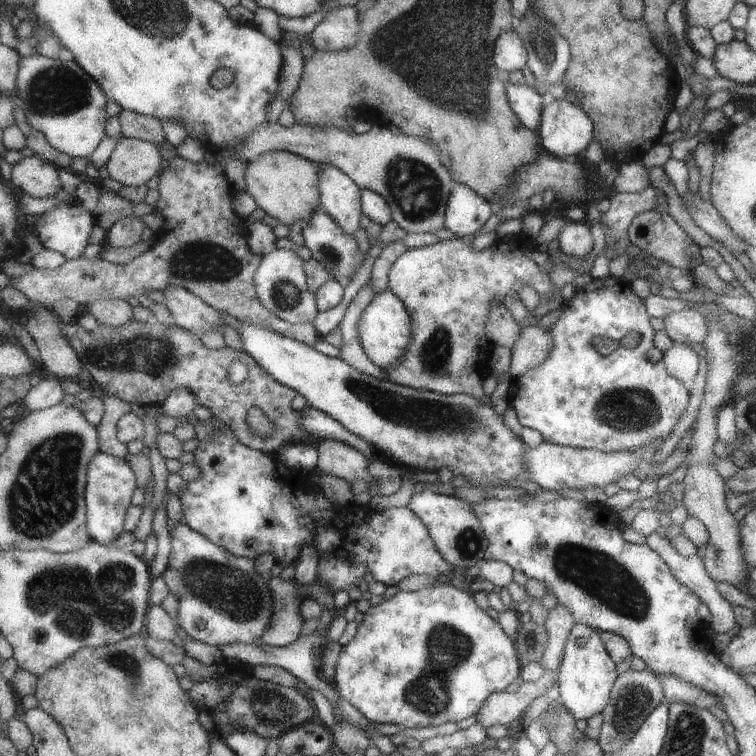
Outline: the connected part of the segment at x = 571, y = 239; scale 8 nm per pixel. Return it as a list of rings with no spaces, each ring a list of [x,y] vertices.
[[[567,220],[558,234],[559,250],[571,257],[586,256],[593,247],[590,223],[588,220]]]

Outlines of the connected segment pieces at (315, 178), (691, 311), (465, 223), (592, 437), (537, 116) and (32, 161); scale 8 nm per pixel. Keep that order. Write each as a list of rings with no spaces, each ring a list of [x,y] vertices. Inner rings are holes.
[[[268,151],[256,162],[250,163],[247,173],[247,191],[257,206],[267,214],[279,218],[282,224],[303,220],[303,228],[321,203],[321,164],[289,151]]]
[[[695,306],[674,311],[663,318],[665,330],[674,343],[702,342],[707,333],[707,322]]]
[[[459,182],[449,196],[445,228],[457,237],[467,238],[480,230],[492,214],[490,201]]]
[[[611,274],[603,278],[592,279],[585,286],[578,288],[574,296],[569,298],[565,303],[558,303],[557,305],[562,313],[558,320],[551,324],[548,329],[552,339],[552,346],[548,356],[543,360],[543,363],[528,369],[528,372],[521,374],[517,379],[512,381],[507,392],[509,405],[515,410],[519,423],[522,426],[532,428],[532,430],[538,430],[543,436],[544,441],[574,448],[597,448],[602,452],[633,449],[660,437],[664,437],[666,440],[687,407],[689,386],[677,378],[670,376],[666,372],[665,364],[662,361],[652,362],[646,355],[648,354],[648,350],[654,347],[653,338],[655,331],[650,326],[650,316],[643,303],[643,299],[634,293],[631,289],[631,283],[623,278],[614,277]]]
[[[506,84],[507,99],[517,119],[531,131],[535,131],[541,121],[541,114],[547,98],[529,85]]]
[[[41,157],[23,158],[13,171],[11,181],[22,193],[34,198],[56,196],[62,188],[61,170]]]

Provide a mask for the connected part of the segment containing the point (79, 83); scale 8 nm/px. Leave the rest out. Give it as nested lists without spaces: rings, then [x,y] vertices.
[[[48,56],[24,57],[20,64],[18,89],[29,124],[42,132],[50,144],[72,157],[90,160],[108,136],[108,99],[102,86],[78,62]]]

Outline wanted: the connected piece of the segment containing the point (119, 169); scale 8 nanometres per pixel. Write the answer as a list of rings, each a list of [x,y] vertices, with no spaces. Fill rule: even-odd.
[[[124,136],[106,166],[110,178],[128,187],[139,187],[162,175],[164,158],[156,144]]]

